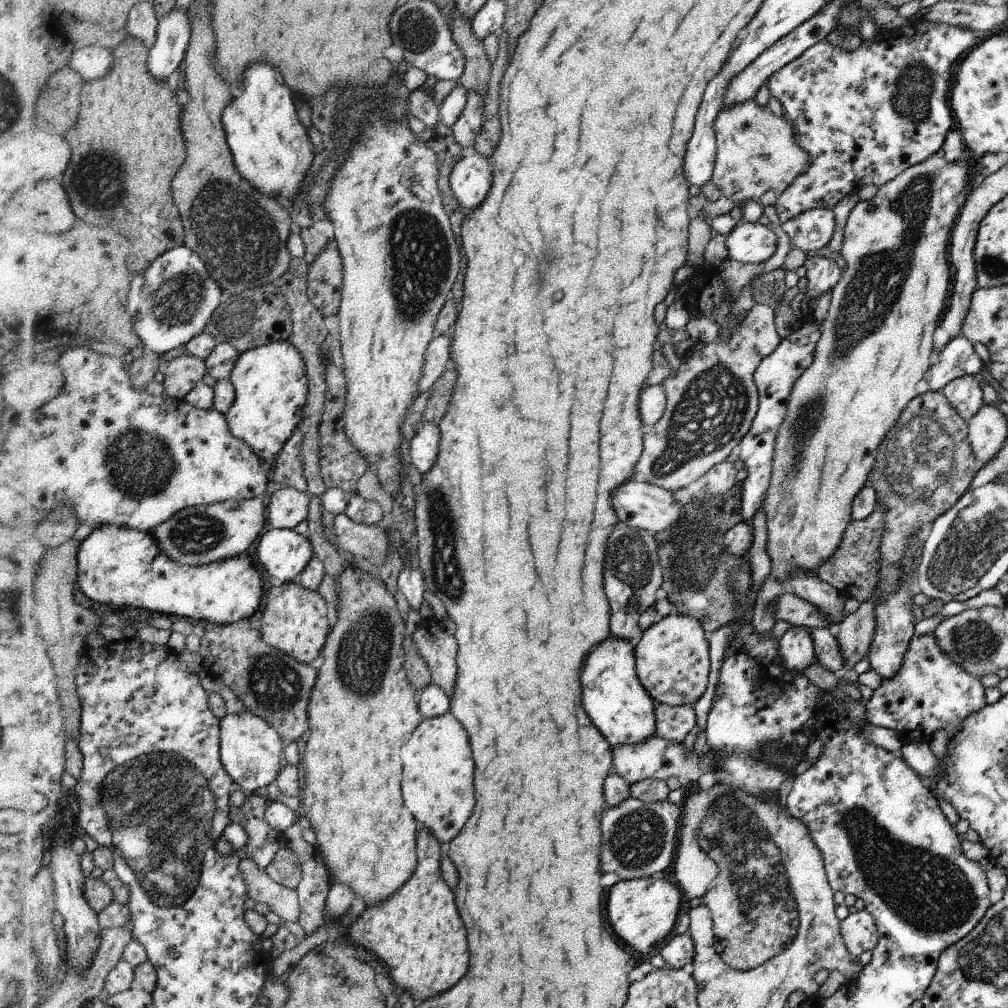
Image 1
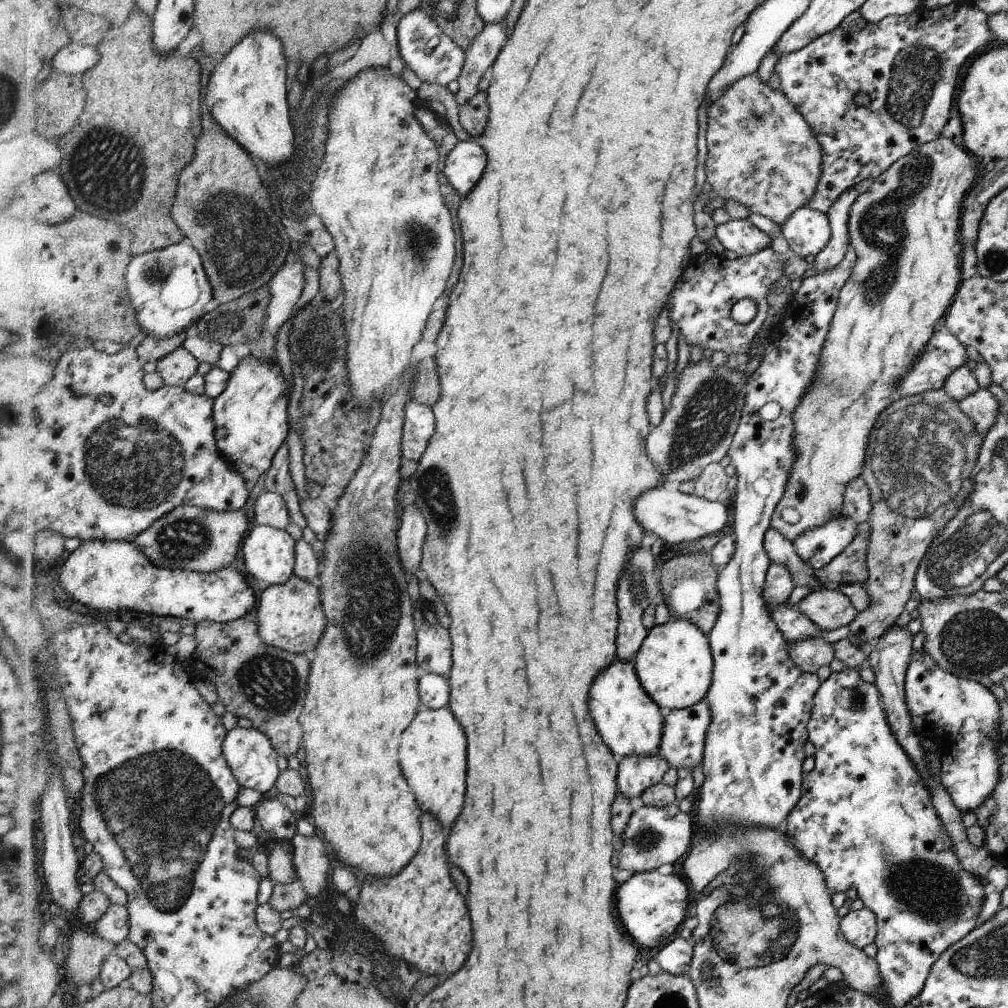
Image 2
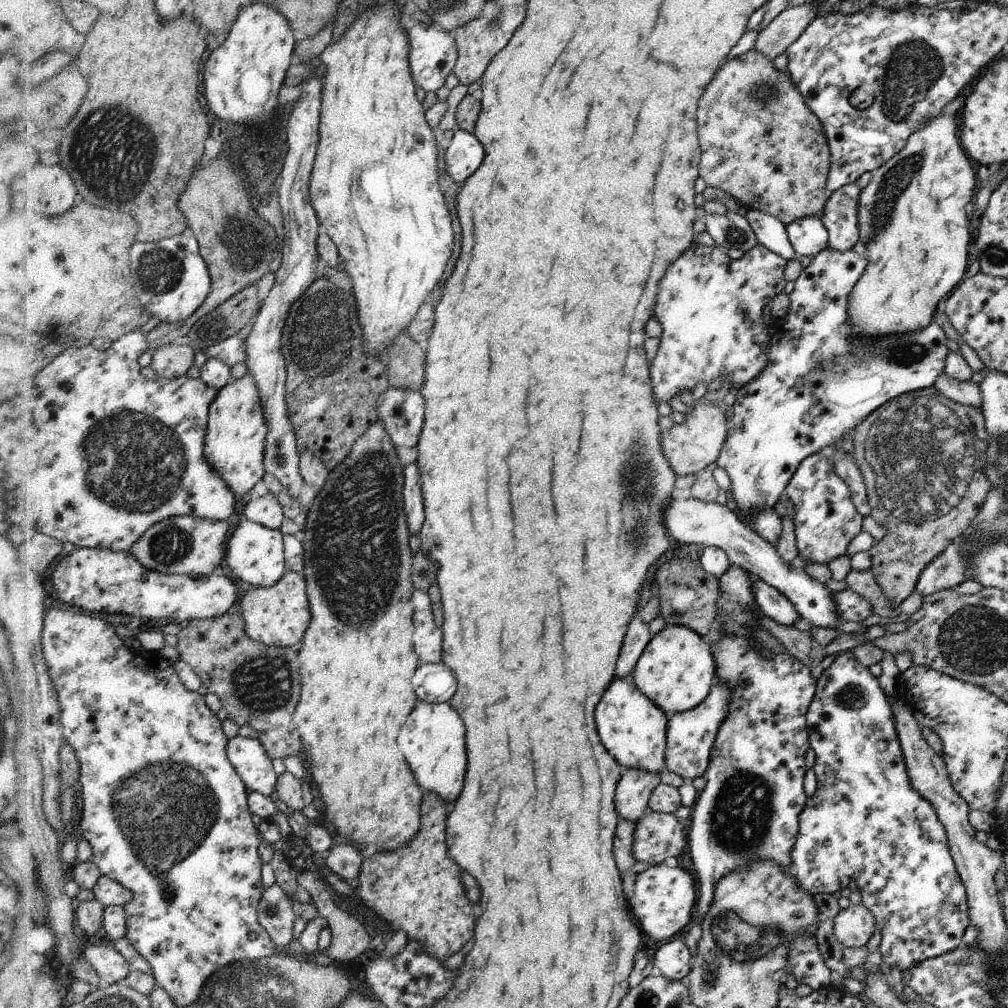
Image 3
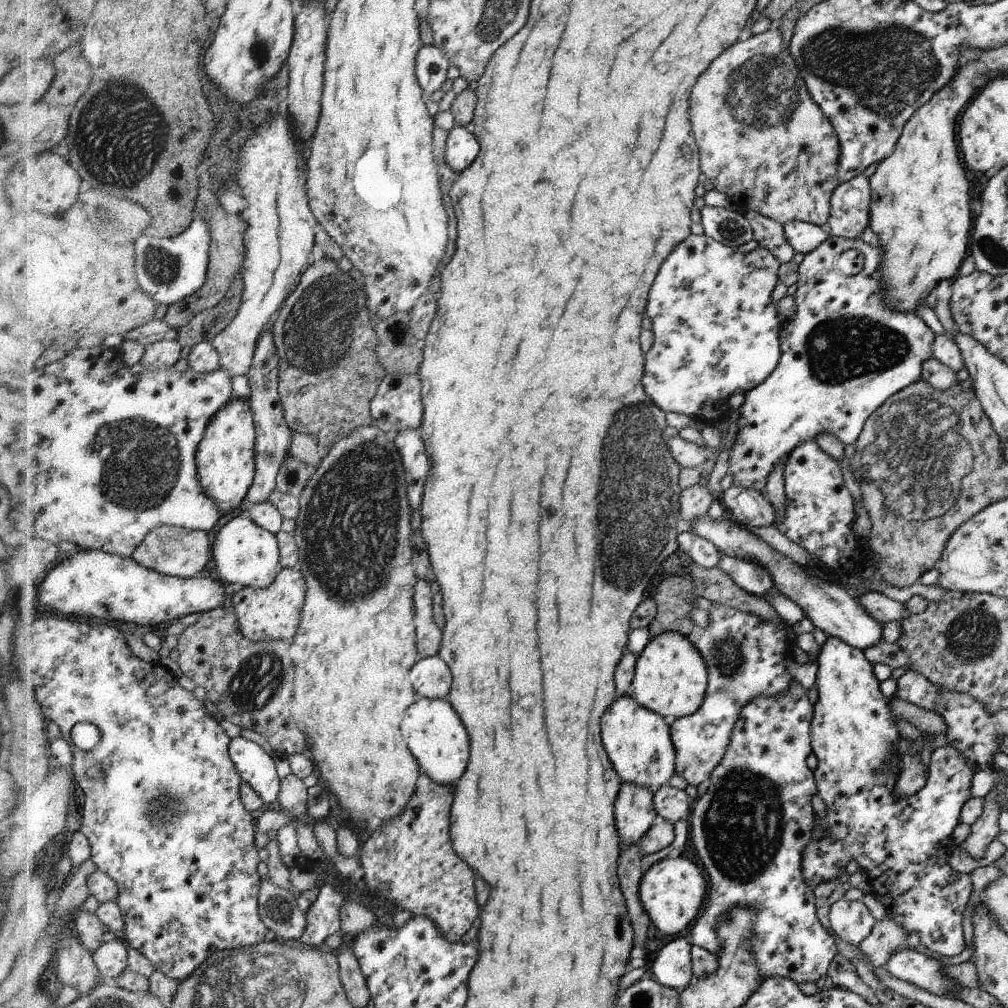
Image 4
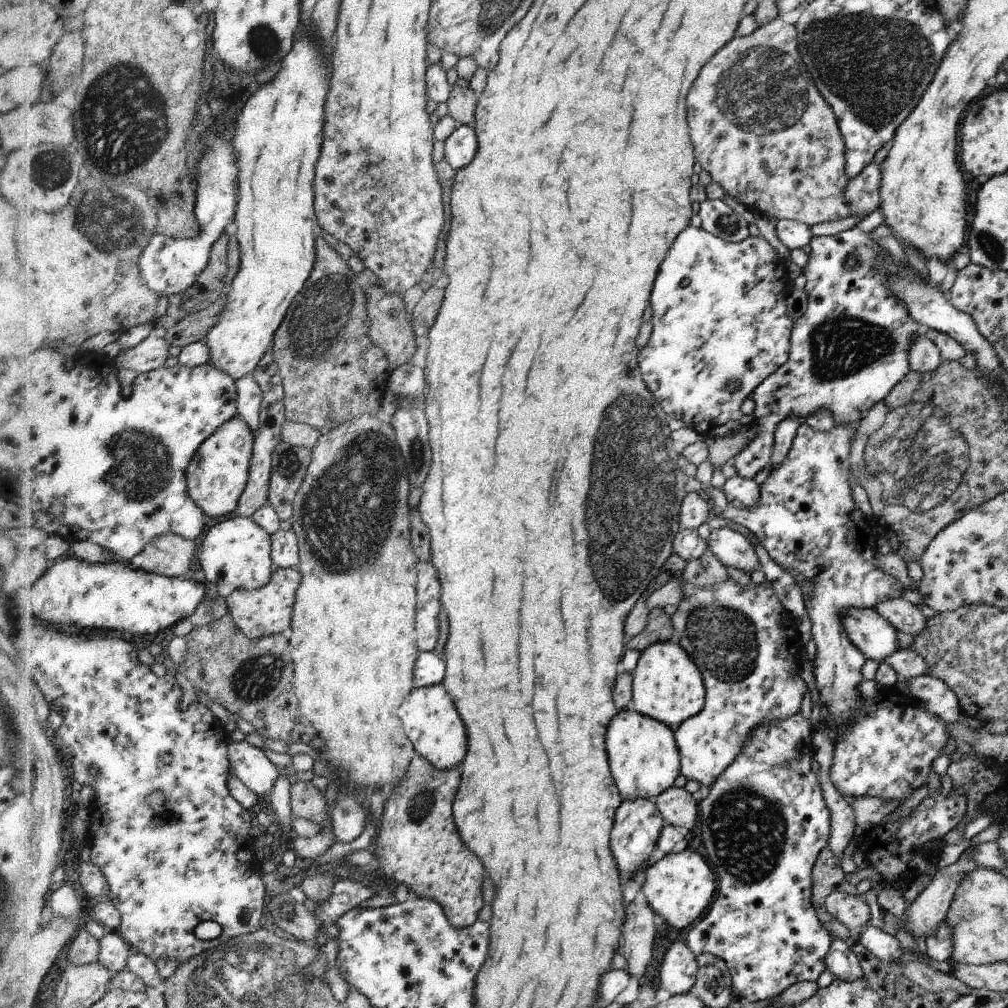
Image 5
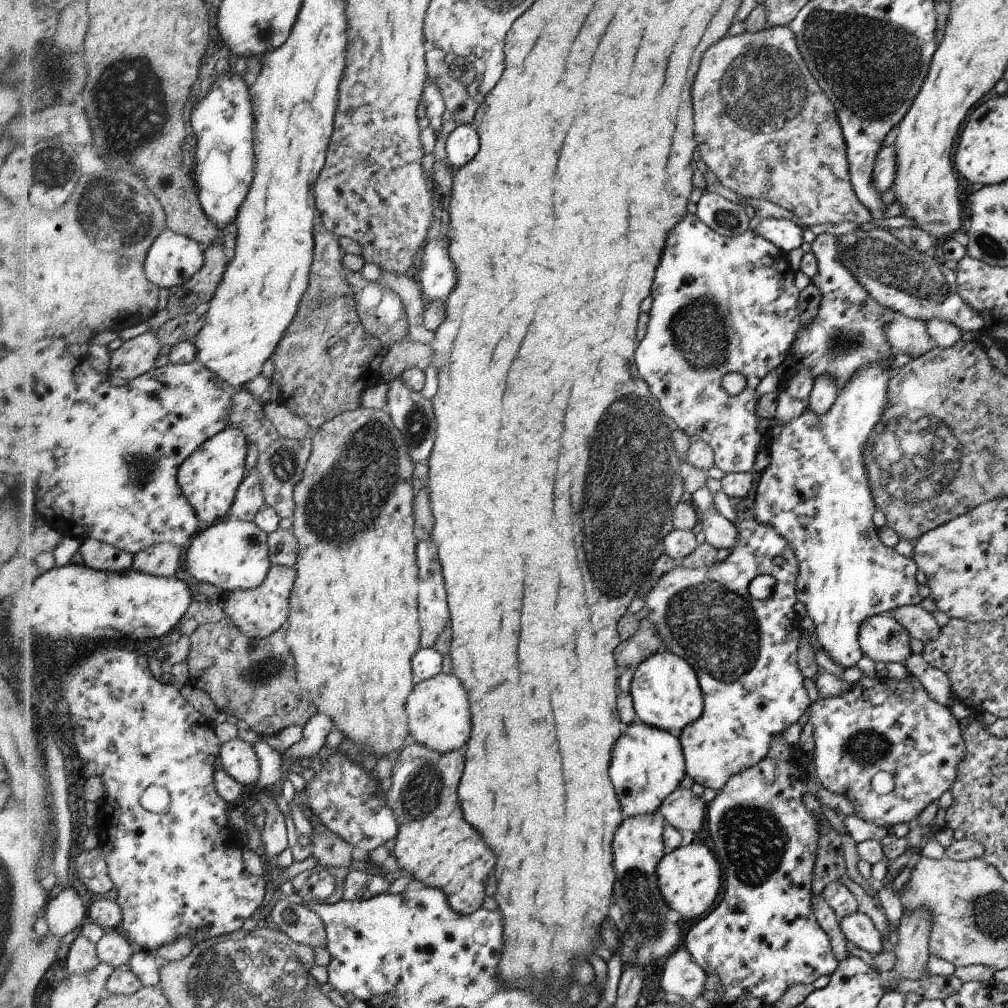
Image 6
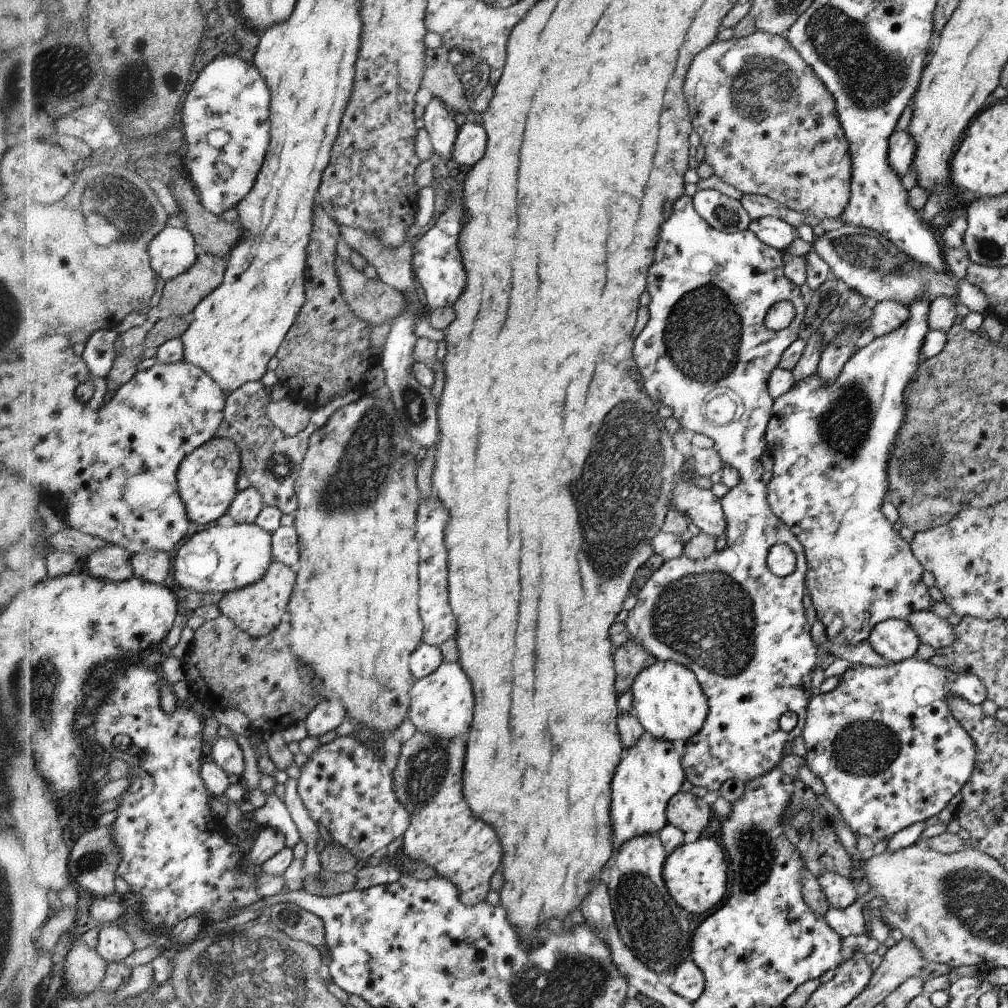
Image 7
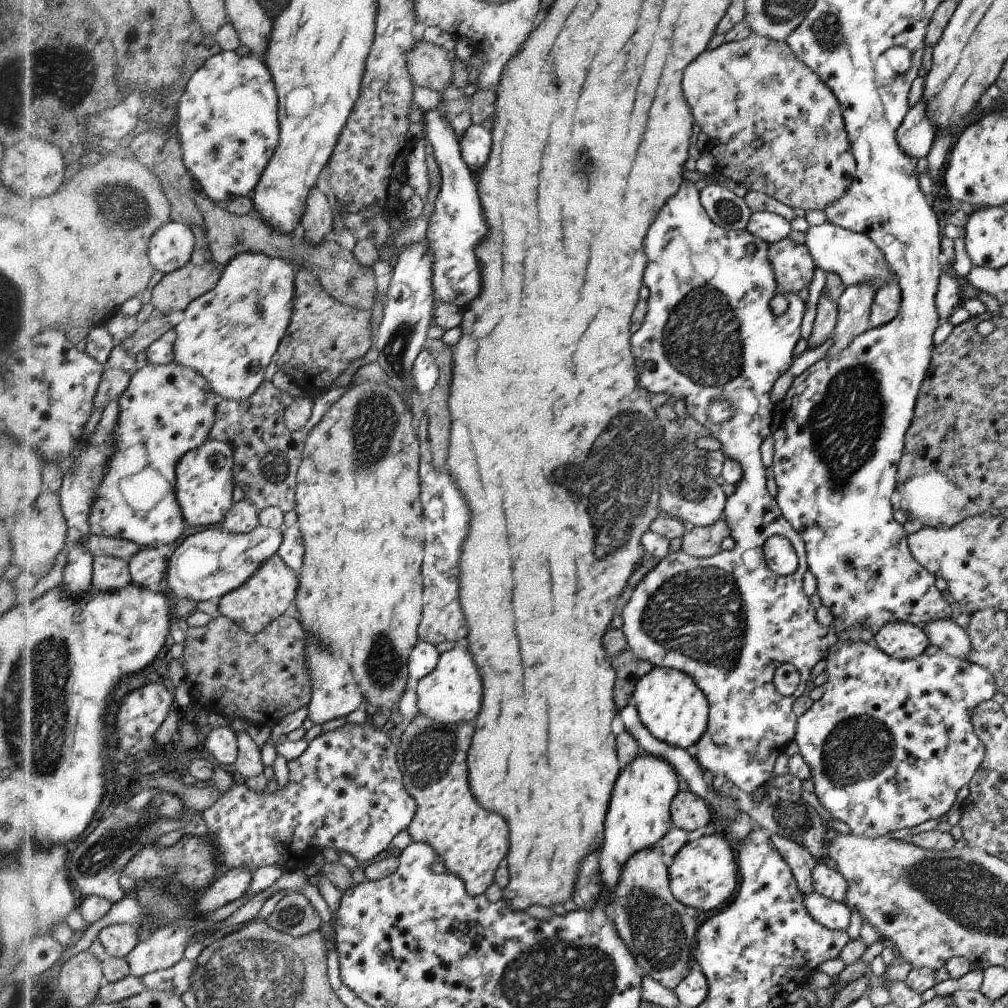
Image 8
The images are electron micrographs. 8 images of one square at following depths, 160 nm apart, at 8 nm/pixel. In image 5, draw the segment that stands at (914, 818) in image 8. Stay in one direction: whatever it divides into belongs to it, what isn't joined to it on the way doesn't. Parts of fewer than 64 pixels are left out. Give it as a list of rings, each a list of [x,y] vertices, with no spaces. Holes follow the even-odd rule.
[[[882,686],[880,692],[870,699],[863,698],[863,708],[859,709],[859,714],[855,717],[854,722],[849,723],[846,727],[838,729],[838,727],[832,728],[830,732],[830,738],[834,742],[834,756],[832,761],[832,766],[830,767],[831,781],[835,786],[836,790],[840,792],[843,797],[865,797],[866,795],[871,797],[882,797],[883,799],[895,800],[899,804],[902,804],[909,795],[927,784],[928,773],[932,770],[932,761],[937,756],[942,755],[941,750],[946,745],[947,740],[952,739],[946,734],[946,722],[940,720],[936,715],[933,715],[930,711],[927,711],[922,704],[916,703],[909,695],[900,693],[897,688],[894,686]]]

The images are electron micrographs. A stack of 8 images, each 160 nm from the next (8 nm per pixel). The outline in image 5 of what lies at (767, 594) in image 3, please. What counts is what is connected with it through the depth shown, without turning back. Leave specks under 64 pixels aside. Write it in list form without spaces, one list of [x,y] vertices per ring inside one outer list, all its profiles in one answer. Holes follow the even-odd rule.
[[[730,527],[711,529],[707,544],[726,567],[738,568],[748,575],[759,569],[752,543]]]

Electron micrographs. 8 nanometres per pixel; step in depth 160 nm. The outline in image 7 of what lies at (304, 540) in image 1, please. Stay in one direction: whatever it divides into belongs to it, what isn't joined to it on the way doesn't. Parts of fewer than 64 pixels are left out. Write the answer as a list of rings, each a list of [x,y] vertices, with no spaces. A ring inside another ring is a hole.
[[[254,524],[214,526],[197,532],[178,552],[176,580],[186,589],[216,594],[218,598],[260,582],[272,564],[269,530]]]

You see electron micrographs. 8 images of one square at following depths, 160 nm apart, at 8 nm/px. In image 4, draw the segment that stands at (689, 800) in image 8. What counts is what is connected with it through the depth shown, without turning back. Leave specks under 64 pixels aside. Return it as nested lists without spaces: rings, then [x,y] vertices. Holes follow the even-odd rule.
[[[669,784],[662,785],[656,790],[653,805],[656,807],[657,814],[670,822],[690,817],[688,794],[684,789],[672,788]]]

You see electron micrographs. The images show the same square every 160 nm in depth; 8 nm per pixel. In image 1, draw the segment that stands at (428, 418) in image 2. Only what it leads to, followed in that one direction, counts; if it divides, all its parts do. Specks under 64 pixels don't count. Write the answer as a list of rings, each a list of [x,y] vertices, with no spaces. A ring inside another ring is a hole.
[[[424,420],[417,427],[414,427],[416,432],[410,442],[409,460],[424,478],[438,458],[440,430],[438,430],[438,425],[432,426],[432,423]]]

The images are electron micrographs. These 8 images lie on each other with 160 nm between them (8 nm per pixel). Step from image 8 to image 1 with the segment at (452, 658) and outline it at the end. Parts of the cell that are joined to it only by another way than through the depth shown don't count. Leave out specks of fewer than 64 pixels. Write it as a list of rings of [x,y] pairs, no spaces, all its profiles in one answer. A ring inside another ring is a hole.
[[[447,712],[439,717],[424,718],[402,752],[404,804],[418,814],[418,822],[434,830],[434,838],[446,844],[458,836],[474,810],[474,760],[468,734],[462,724]]]

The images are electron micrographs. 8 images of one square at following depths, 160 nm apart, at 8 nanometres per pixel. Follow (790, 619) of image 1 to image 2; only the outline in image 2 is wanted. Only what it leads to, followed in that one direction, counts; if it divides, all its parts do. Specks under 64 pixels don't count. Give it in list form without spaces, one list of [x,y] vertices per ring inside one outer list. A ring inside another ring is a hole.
[[[838,589],[811,591],[796,606],[823,631],[846,627],[858,614],[850,599]]]

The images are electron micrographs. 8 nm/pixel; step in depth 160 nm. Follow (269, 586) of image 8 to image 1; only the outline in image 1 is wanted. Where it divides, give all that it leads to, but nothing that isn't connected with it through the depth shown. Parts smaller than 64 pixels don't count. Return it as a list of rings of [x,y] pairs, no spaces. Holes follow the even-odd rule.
[[[300,582],[276,583],[269,590],[262,632],[271,647],[286,651],[286,654],[292,655],[298,662],[310,665],[321,655],[321,650],[324,649],[327,641],[326,636],[330,632],[326,614],[328,614],[326,602],[318,592],[308,592]]]

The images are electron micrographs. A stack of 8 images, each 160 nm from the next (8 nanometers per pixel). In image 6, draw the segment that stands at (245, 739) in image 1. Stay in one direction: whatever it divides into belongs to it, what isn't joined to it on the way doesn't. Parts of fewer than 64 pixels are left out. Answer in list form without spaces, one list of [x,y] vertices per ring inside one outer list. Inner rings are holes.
[[[240,737],[224,744],[221,762],[223,768],[248,790],[252,790],[261,779],[262,767],[256,747]]]

